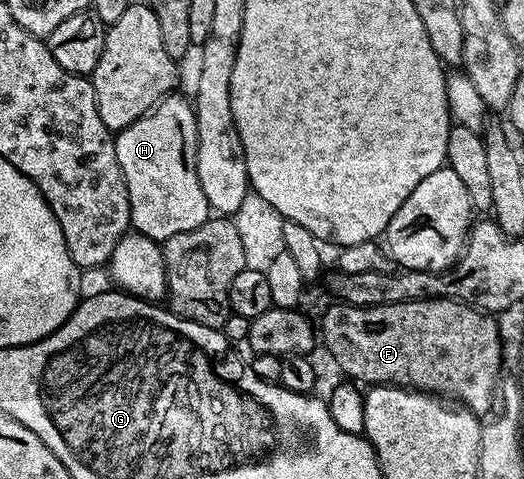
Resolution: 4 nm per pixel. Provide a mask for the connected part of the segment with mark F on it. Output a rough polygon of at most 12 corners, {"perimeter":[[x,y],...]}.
{"perimeter":[[455,299],[334,302],[345,377],[456,401],[498,394],[501,335]]}

